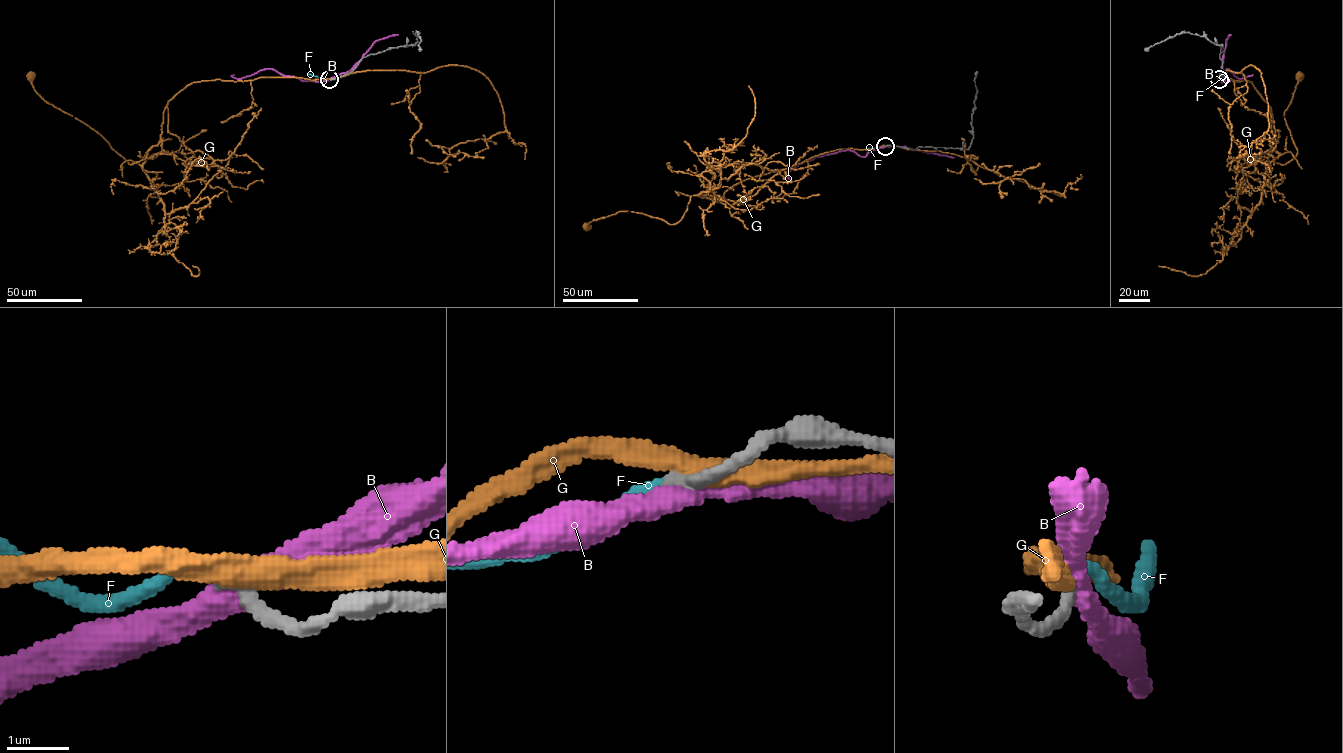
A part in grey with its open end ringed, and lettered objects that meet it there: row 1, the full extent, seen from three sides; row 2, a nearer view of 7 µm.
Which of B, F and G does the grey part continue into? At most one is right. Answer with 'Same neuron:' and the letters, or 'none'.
Same neuron: F

